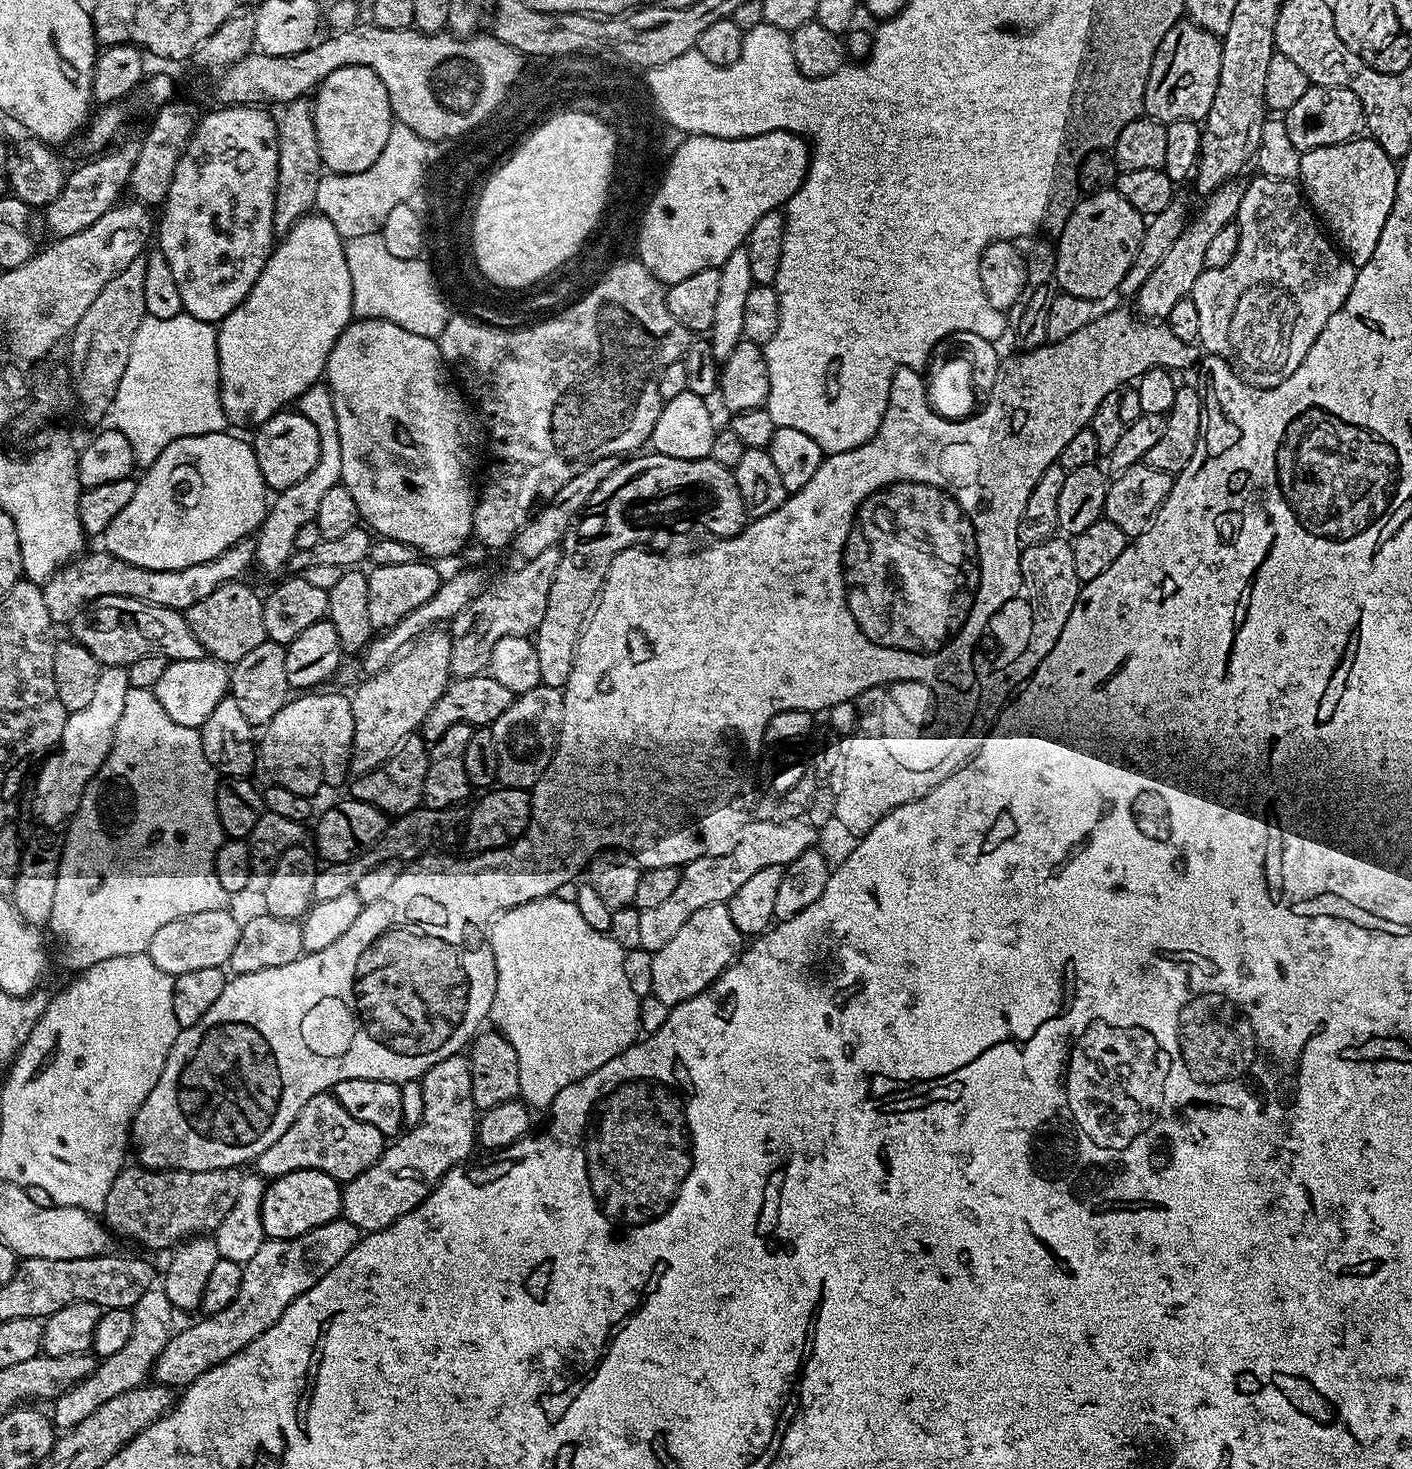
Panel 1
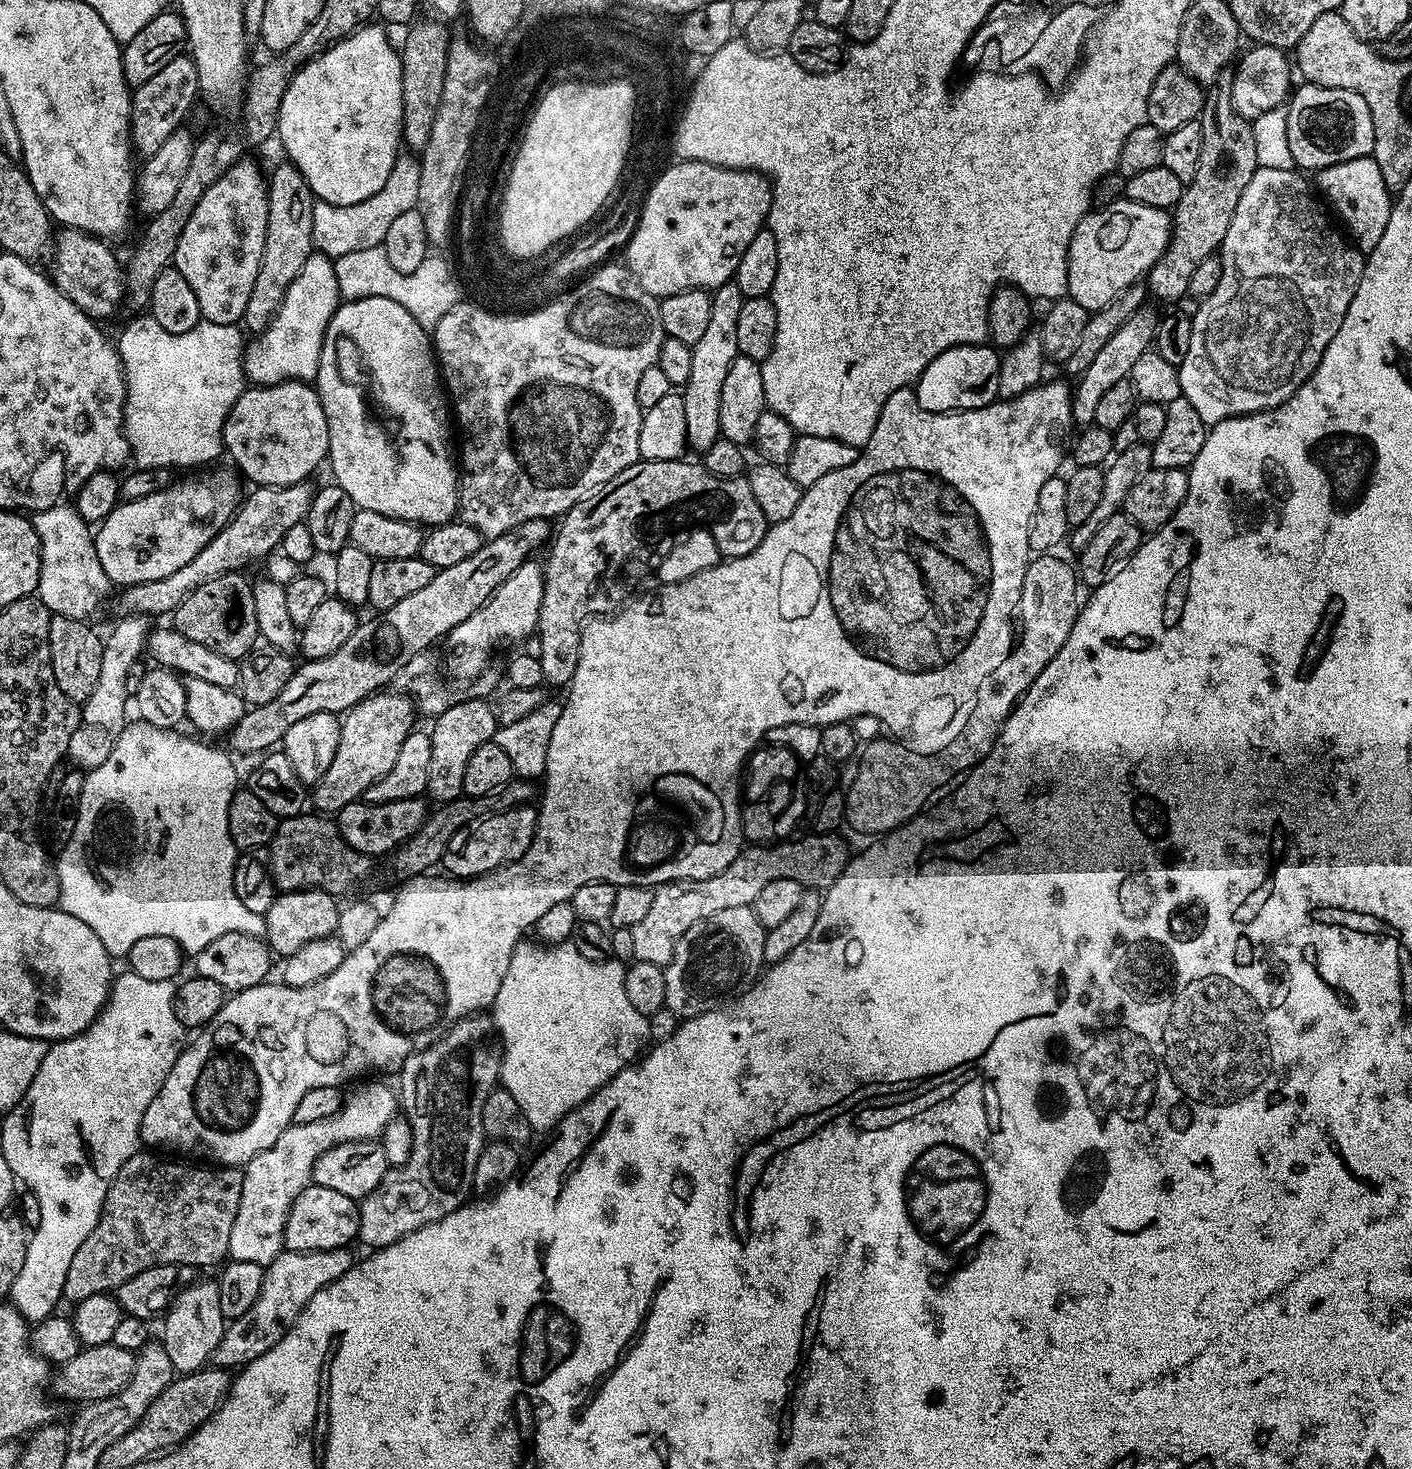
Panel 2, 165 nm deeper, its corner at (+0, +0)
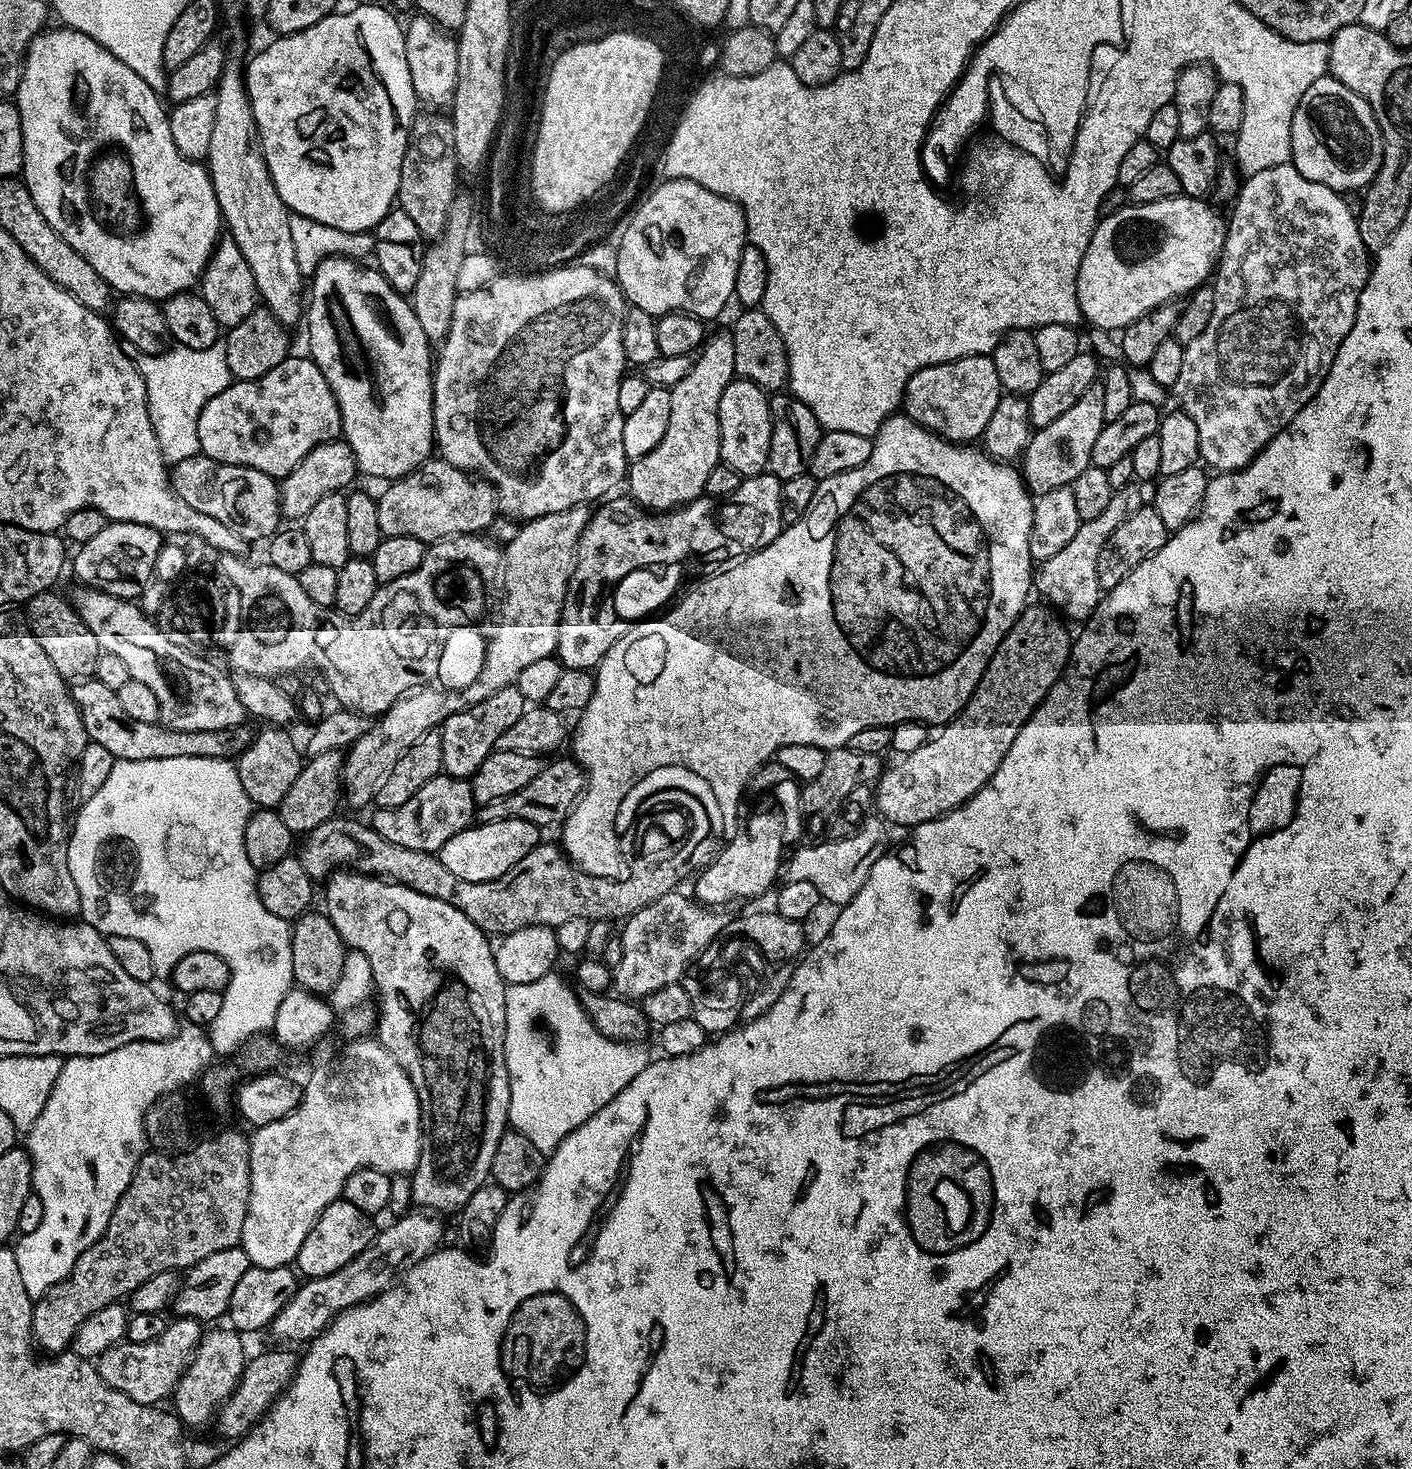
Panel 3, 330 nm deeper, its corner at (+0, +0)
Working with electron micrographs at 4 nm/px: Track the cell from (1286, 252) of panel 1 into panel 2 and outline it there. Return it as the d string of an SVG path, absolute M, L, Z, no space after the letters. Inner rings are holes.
M1257 167L1250 182L1246 182L1246 190L1242 190L1242 198L1238 198L1234 218L1230 218L1230 230L1226 230L1226 238L1220 246L1218 255L1222 262L1222 282L1218 282L1214 294L1199 301L1200 309L1191 313L1190 351L1178 366L1181 395L1187 398L1190 406L1194 406L1194 410L1198 410L1198 418L1202 418L1202 422L1209 426L1222 422L1228 416L1249 416L1251 412L1268 412L1280 404L1287 404L1289 398L1314 374L1322 354L1326 354L1326 346L1330 346L1334 334L1338 334L1338 326L1342 326L1342 318L1346 318L1346 310L1350 310L1350 302L1358 290L1358 282L1364 273L1365 253L1332 229L1333 221L1324 217L1325 209L1316 205L1317 197L1313 189L1310 184L1308 189L1307 182L1299 175L1303 176L1296 170Z

